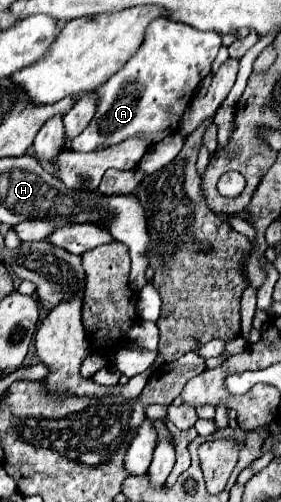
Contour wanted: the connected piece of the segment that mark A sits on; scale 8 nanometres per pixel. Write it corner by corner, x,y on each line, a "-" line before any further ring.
158,17
156,21
152,21
146,31
148,33
144,35
144,41
134,53
134,57
130,57
130,61
118,73
114,73
104,85
94,91
98,95
98,109
90,125
78,137
72,139
74,151
106,149
136,135
142,135
150,143
158,143
166,133
170,135
178,129
178,121
184,109
190,105
198,83
210,73
210,65
218,55
222,39
214,31
198,31
166,17

